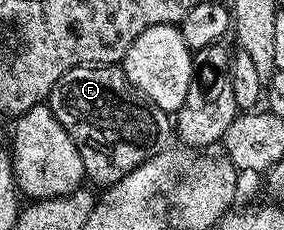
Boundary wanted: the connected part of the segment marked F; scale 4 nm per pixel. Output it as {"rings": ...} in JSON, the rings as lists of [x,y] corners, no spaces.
{"rings":[[[97,64],[94,66],[76,66],[72,70],[65,71],[48,94],[46,104],[54,112],[58,124],[66,128],[66,132],[74,140],[78,152],[82,156],[84,173],[89,179],[107,188],[122,180],[134,168],[141,166],[146,160],[150,160],[156,154],[161,153],[174,134],[173,119],[158,104],[154,104],[145,94],[138,92],[130,80],[126,80],[123,69],[116,64]]]}

